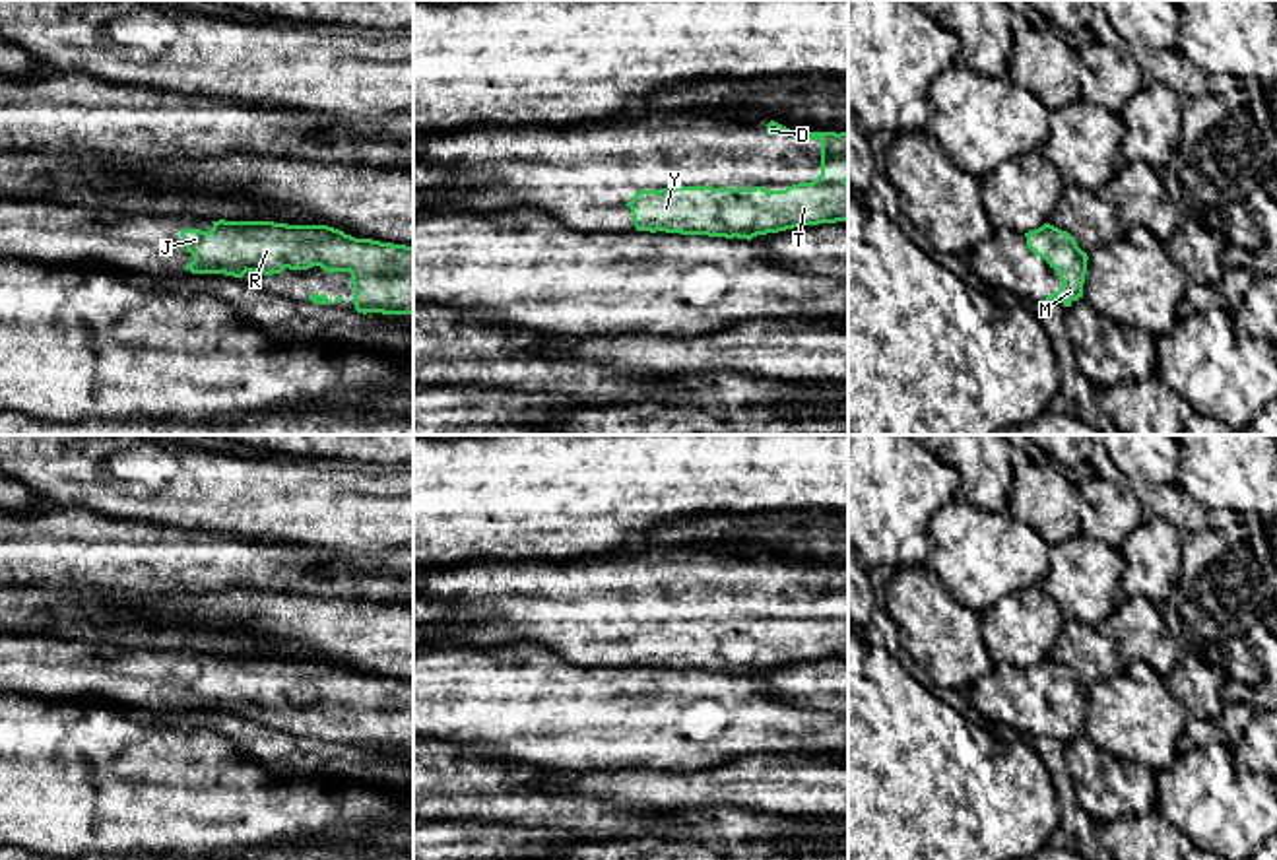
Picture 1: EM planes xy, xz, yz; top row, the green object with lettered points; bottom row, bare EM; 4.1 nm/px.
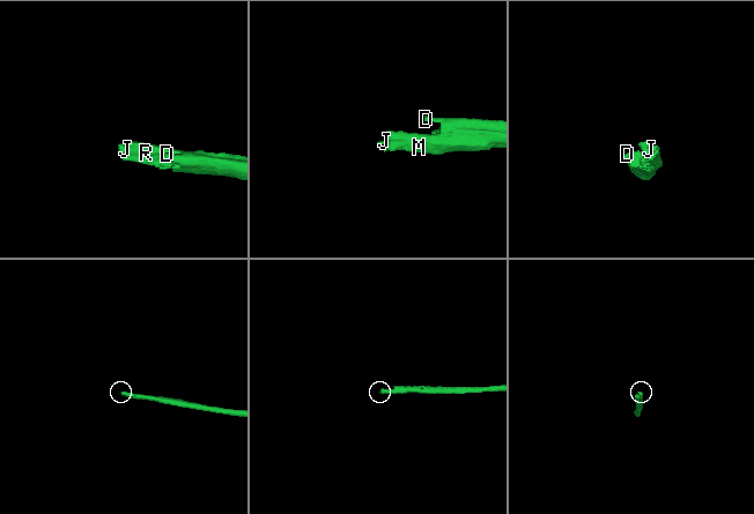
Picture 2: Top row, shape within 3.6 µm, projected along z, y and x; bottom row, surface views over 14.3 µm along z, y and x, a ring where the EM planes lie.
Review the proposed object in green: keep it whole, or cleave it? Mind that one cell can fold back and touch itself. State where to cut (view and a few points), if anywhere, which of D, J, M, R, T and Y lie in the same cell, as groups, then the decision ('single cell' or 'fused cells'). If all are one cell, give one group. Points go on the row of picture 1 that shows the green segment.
cut xz (771, 191), (763, 204), (732, 202), (724, 212), (724, 220); groups D M T / J R Y; fused cells

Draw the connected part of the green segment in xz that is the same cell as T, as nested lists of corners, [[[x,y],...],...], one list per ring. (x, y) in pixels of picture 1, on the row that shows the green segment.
[[[774,120],[769,136],[798,136],[821,142],[821,175],[813,182],[798,182],[786,190],[770,190],[765,206],[734,202],[724,217],[736,229],[759,235],[778,233],[800,225],[848,221],[848,132],[790,130]]]

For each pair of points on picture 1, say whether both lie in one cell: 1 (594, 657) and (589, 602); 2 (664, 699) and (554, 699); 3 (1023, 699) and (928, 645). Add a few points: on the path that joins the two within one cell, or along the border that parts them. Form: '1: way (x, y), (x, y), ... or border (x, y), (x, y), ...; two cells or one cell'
1: way (600, 643), (600, 616); one cell
2: way (637, 699), (581, 699); one cell
3: border (982, 631), (992, 670), (967, 690); two cells

